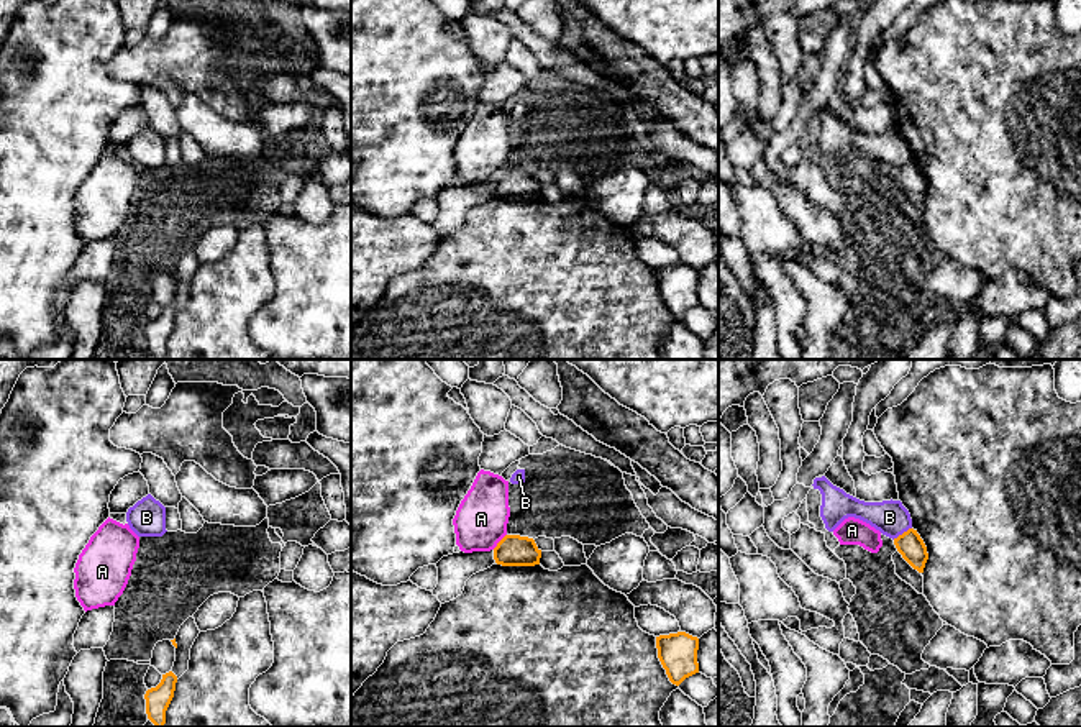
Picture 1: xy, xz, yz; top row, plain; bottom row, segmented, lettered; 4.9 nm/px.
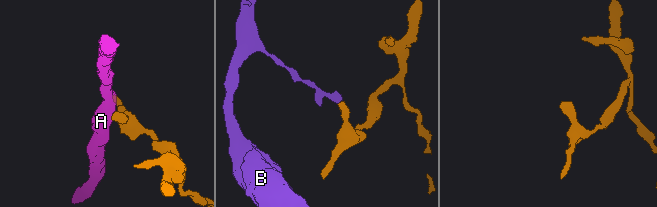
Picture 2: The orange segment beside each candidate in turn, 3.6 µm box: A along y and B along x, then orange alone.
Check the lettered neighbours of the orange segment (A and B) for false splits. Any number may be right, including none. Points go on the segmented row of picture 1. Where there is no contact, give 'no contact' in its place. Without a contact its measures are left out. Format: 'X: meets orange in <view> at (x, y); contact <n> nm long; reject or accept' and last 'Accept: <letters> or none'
A: meets orange in xz at (499, 542); contact 100 nm long; reject
B: meets orange in yz at (903, 534); contact 110 nm long; reject
Accept: none

